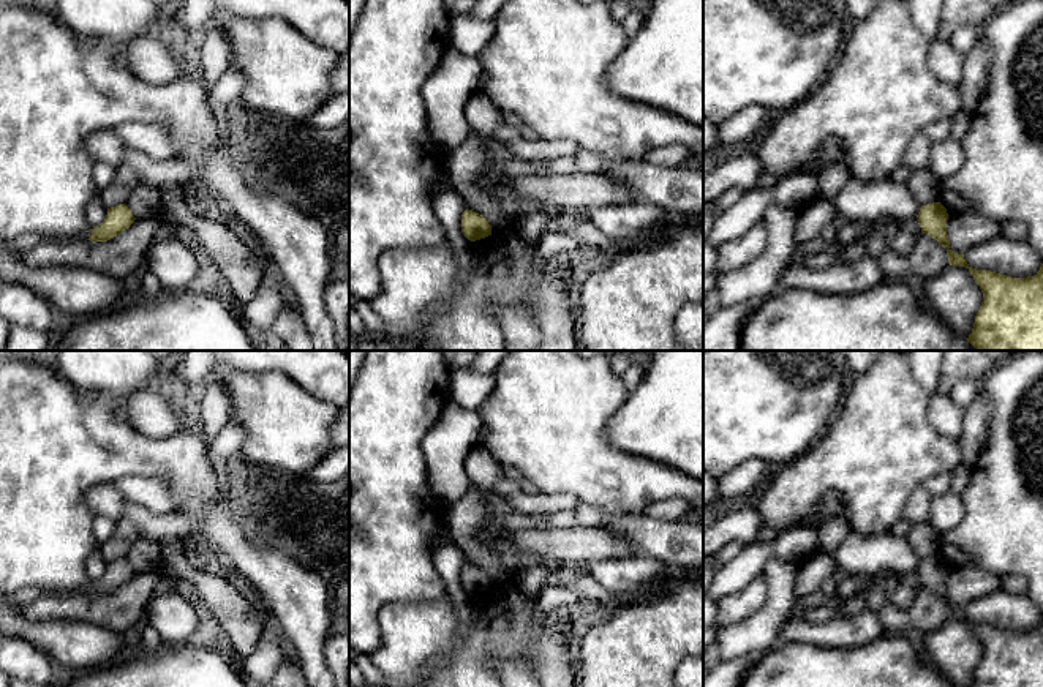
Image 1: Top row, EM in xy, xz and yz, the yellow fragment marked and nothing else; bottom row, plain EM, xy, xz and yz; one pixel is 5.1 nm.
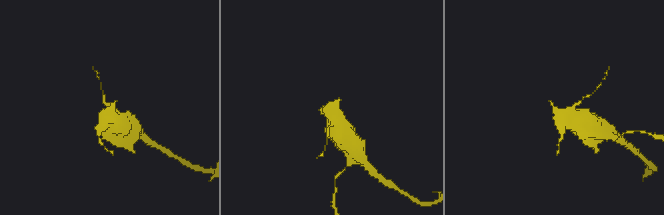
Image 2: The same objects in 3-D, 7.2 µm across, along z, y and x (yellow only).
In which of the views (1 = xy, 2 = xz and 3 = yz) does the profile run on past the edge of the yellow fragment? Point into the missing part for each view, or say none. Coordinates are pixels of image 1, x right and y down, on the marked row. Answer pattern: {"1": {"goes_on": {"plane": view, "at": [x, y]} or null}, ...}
{"1": {"goes_on": null}, "2": {"goes_on": null}, "3": {"goes_on": null}}

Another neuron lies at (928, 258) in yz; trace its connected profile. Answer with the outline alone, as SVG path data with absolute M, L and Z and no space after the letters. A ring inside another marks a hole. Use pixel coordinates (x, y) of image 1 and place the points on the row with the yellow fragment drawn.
M921 234L909 254L898 254L888 248L880 257L879 265L885 280L909 280L918 276L934 278L948 265L947 250L932 237Z

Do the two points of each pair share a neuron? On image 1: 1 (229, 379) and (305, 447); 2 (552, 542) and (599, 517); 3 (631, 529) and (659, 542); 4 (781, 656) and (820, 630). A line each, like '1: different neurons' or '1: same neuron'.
1: same neuron
2: different neurons
3: same neuron
4: different neurons

